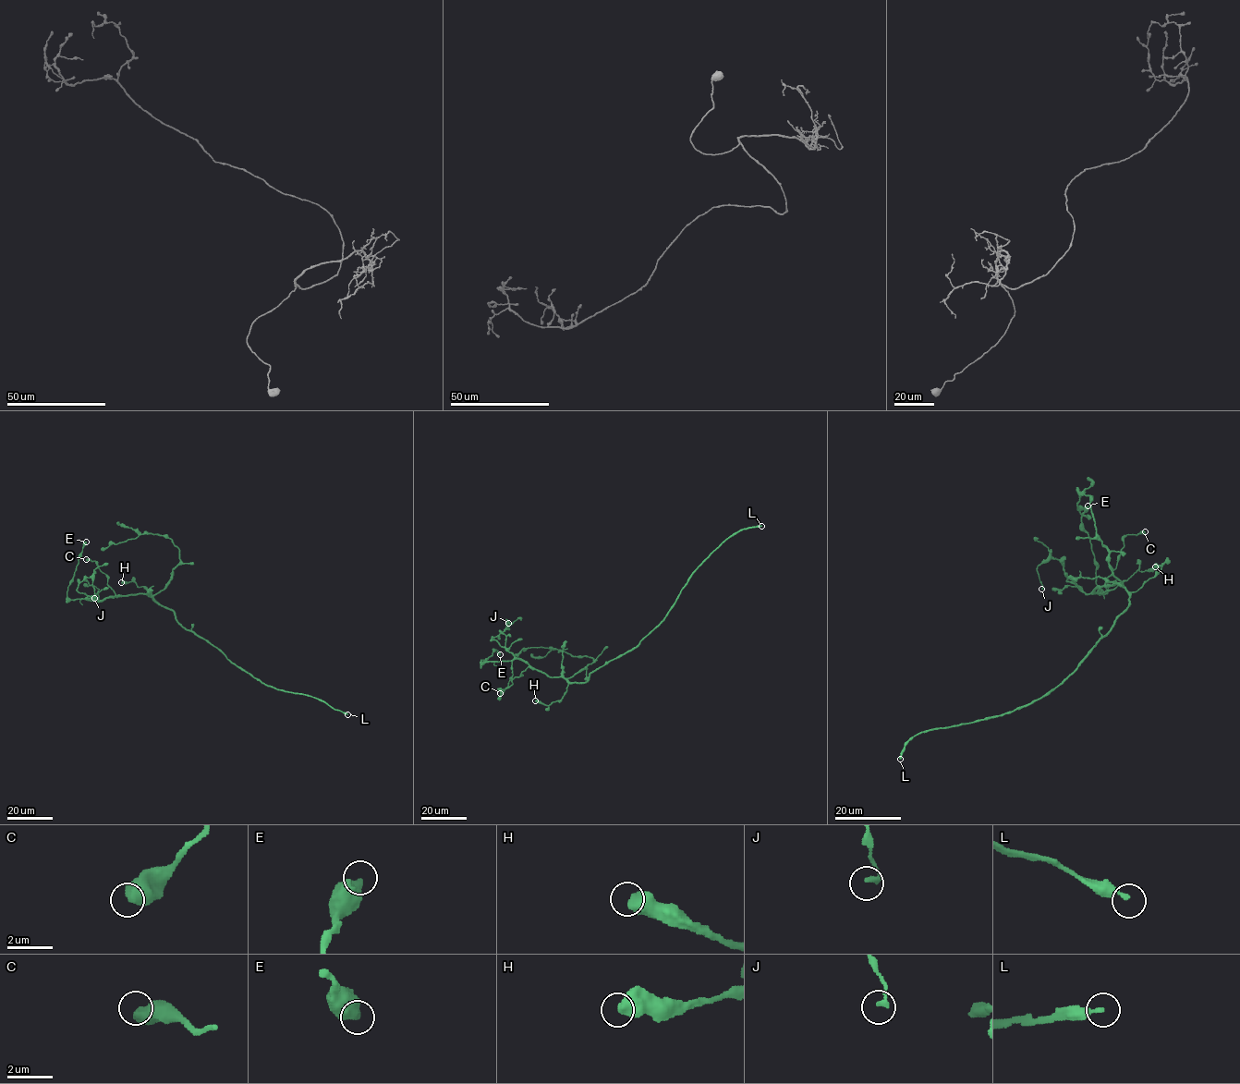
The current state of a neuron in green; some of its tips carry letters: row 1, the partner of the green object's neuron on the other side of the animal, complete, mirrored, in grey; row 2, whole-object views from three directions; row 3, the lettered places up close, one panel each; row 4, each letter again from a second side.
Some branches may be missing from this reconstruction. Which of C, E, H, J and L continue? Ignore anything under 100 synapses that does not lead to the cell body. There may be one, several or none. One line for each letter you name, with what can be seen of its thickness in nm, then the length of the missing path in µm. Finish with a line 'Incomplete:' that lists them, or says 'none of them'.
L: 260 nm | 200 µm
Incomplete: L

